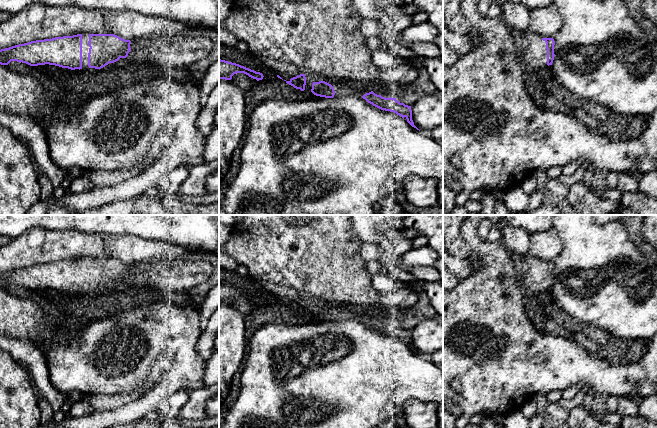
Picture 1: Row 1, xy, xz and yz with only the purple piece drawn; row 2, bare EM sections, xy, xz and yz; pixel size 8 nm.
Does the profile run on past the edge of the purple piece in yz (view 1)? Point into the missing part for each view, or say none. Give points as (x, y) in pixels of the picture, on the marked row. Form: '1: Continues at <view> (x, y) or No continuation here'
1: No continuation here

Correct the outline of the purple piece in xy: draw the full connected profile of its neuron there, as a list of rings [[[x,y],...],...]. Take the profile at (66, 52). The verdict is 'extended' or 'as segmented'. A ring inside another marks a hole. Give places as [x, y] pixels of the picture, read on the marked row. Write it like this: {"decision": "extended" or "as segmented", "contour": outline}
{"decision": "as segmented", "contour": [[[82,34],[36,40],[0,50],[0,64],[11,61],[30,66],[55,65],[71,70],[82,69]]]}

